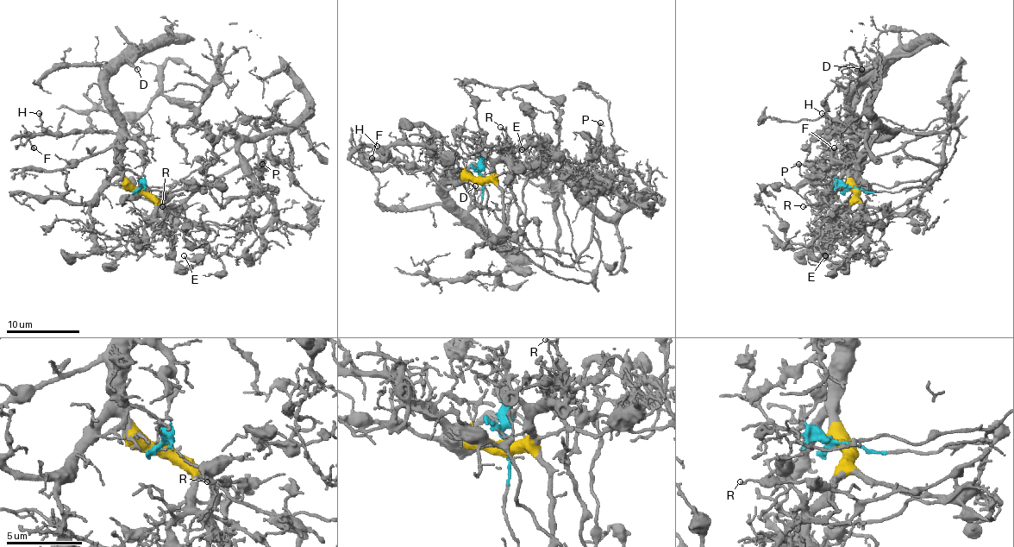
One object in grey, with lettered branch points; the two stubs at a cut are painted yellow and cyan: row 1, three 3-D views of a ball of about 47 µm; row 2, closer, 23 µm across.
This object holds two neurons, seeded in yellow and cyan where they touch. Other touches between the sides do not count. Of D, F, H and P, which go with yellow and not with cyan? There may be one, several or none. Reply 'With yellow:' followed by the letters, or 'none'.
With yellow: D, F, H

